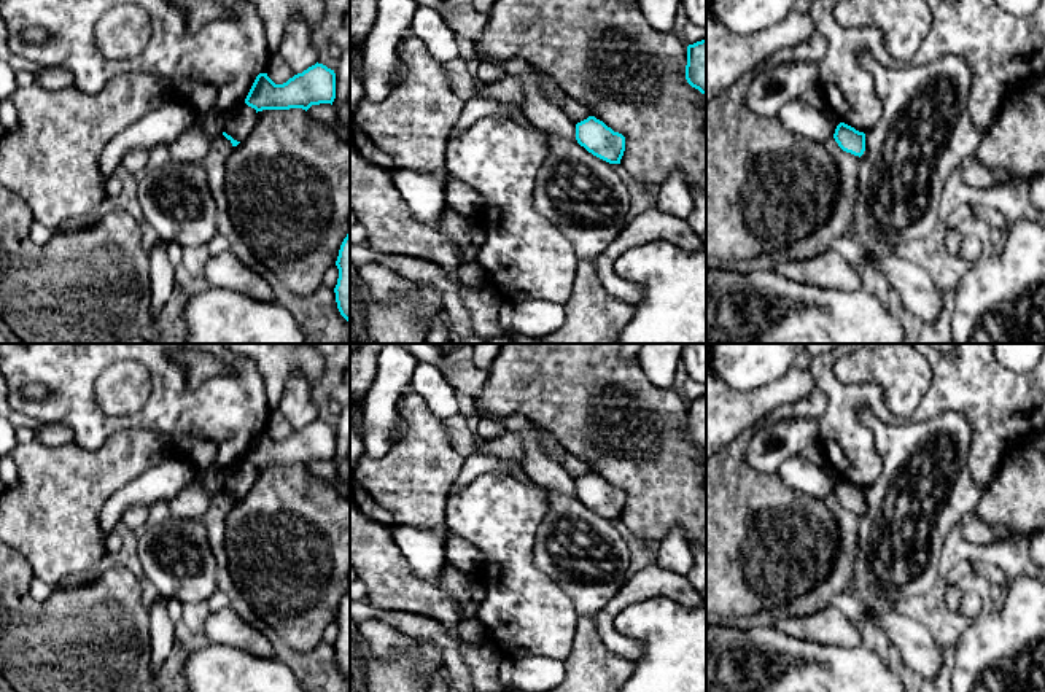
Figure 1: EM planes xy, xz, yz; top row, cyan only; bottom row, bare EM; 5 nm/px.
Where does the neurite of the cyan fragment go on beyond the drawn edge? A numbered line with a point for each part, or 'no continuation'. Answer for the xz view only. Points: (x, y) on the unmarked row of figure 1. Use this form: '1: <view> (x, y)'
no continuation

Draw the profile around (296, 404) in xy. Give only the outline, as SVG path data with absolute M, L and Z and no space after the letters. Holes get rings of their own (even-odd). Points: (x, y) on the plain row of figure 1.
M299 372L291 374L277 409L291 428L297 431L315 422L321 407L323 404L310 396L309 382Z

